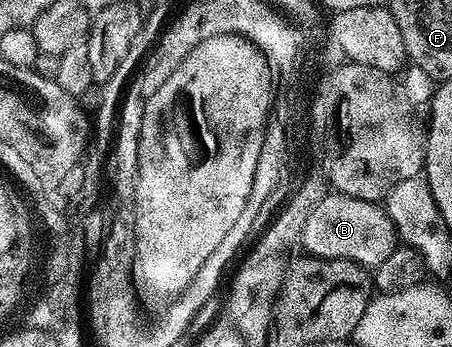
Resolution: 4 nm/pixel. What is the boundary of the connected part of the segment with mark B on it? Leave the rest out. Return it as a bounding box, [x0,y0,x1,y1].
[299,193,399,267]

